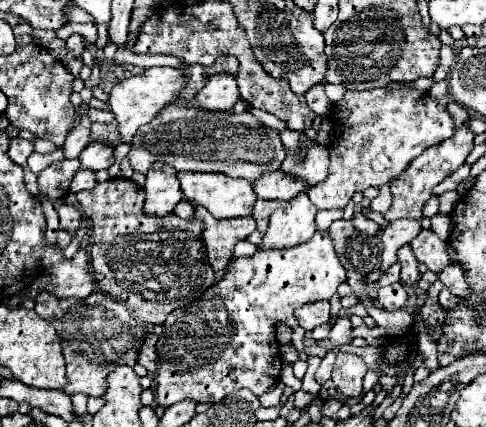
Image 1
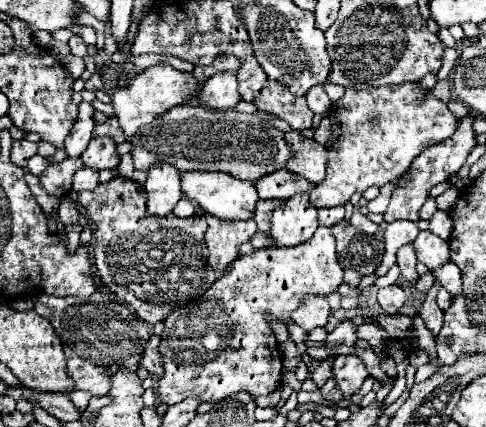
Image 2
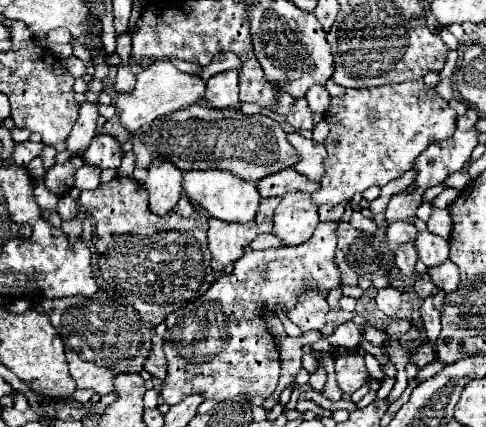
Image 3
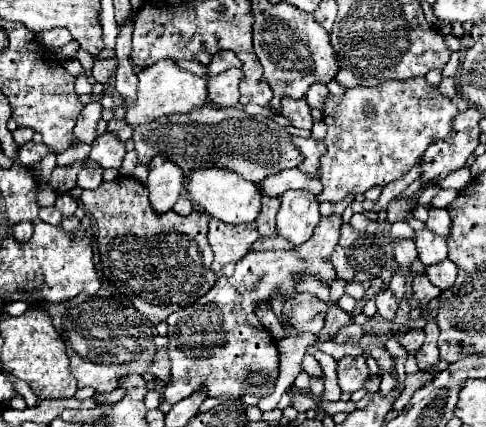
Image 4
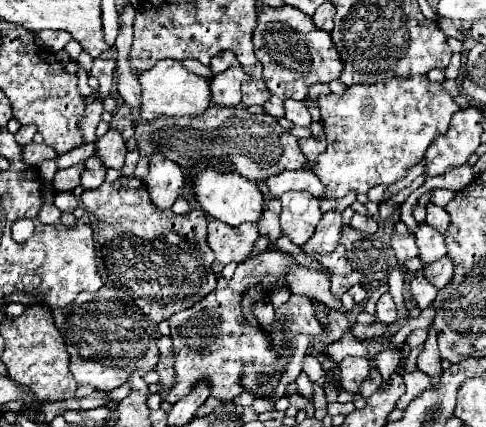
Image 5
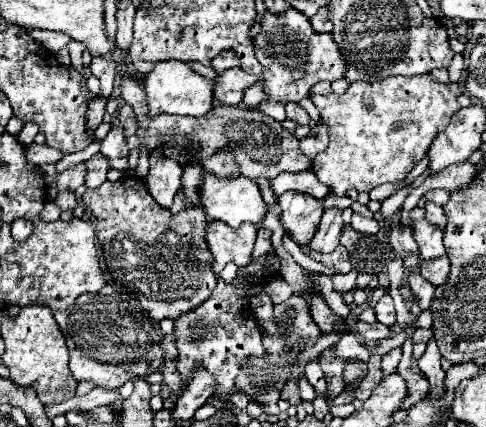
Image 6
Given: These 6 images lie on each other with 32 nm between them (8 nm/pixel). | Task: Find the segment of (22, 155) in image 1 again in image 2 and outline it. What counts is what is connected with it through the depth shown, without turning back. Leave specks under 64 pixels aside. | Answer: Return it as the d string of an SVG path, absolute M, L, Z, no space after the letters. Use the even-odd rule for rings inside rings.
M24 138L12 142L10 158L12 158L14 164L18 164L18 166L24 168L26 162L28 162L28 158L30 158L32 154L36 154L36 144L34 144L34 142L28 142L28 140L24 140Z

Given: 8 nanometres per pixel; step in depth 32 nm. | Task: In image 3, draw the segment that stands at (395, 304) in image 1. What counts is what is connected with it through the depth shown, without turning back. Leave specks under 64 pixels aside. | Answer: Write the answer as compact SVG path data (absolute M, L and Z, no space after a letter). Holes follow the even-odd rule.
M386 286L386 288L380 288L378 294L376 294L376 304L378 308L388 316L388 318L394 318L396 312L400 310L404 302L404 292L394 288L394 286Z

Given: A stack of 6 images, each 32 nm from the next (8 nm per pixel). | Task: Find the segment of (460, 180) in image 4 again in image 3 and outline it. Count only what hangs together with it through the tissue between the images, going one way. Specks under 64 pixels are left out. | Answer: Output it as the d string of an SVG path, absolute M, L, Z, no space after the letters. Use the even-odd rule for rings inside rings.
M456 172L456 174L452 174L452 176L448 176L448 178L444 180L444 186L448 186L448 188L456 188L456 190L462 190L462 188L466 188L468 182L470 182L468 174L464 174L464 172Z

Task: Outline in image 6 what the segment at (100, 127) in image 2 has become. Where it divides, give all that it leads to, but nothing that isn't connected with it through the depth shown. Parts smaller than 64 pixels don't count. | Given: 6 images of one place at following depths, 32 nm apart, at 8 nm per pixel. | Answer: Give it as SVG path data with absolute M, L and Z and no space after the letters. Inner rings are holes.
M128 104L123 105L118 110L117 116L114 118L114 122L112 122L112 126L120 126L120 128L124 128L126 138L128 138L128 136L132 136L132 134L134 134L138 129L133 108Z

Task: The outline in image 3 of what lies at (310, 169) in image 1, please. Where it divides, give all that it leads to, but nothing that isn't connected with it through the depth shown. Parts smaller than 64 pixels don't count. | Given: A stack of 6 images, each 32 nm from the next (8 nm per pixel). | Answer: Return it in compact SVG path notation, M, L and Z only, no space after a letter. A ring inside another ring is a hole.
M296 132L288 134L288 142L298 152L298 162L292 166L292 170L300 172L308 180L320 182L324 176L324 156L326 156L324 144L318 144L314 140L306 140Z

